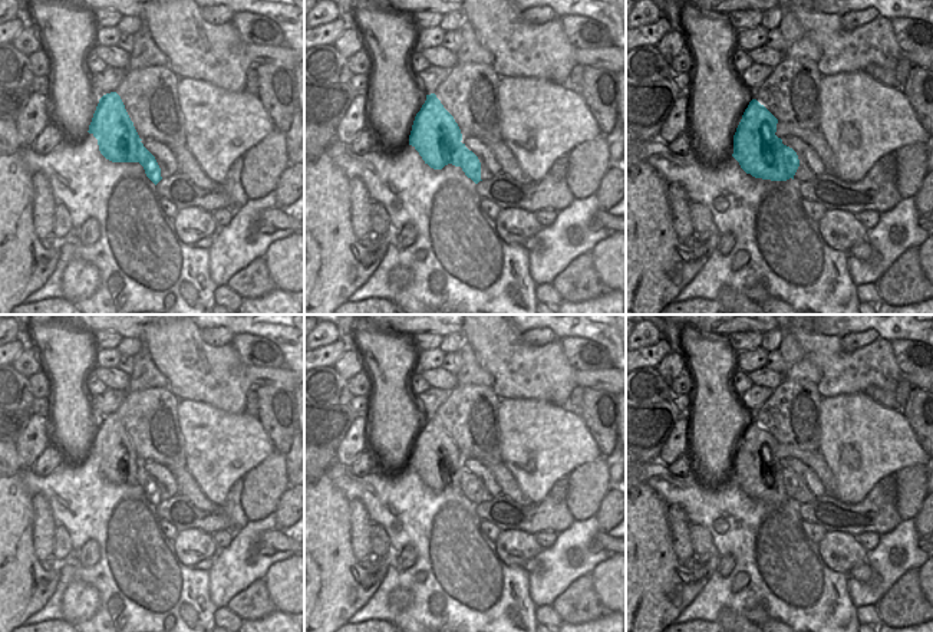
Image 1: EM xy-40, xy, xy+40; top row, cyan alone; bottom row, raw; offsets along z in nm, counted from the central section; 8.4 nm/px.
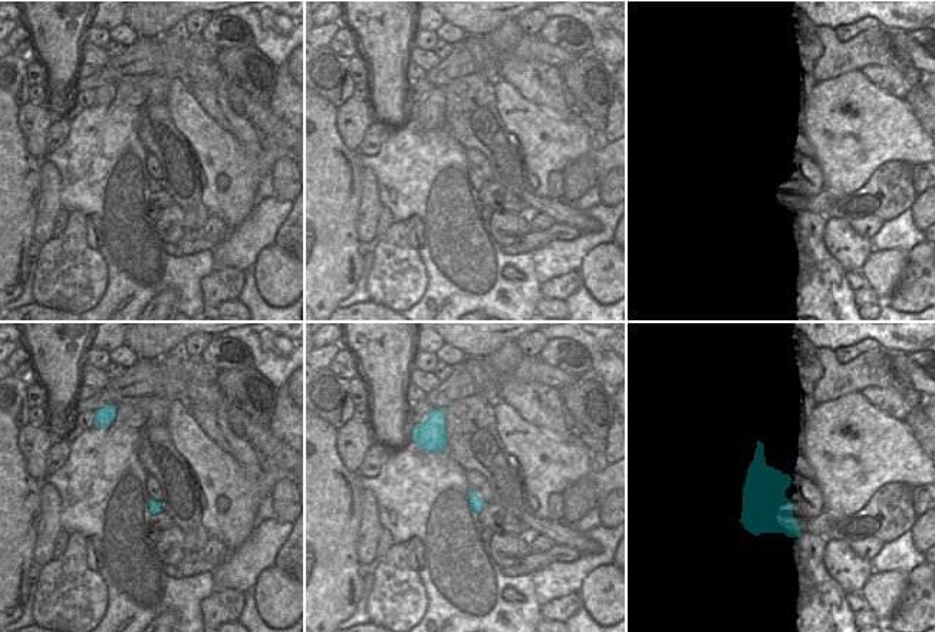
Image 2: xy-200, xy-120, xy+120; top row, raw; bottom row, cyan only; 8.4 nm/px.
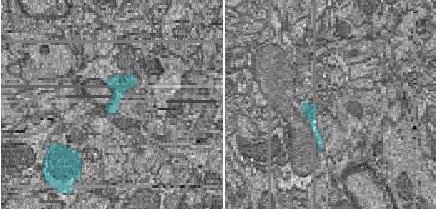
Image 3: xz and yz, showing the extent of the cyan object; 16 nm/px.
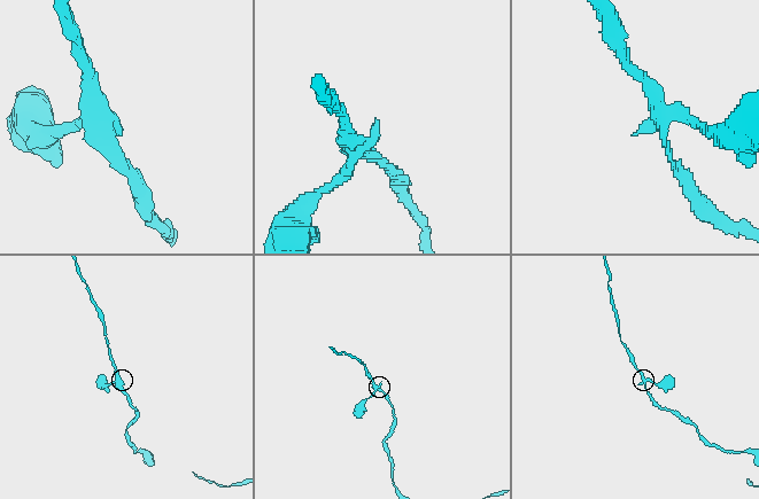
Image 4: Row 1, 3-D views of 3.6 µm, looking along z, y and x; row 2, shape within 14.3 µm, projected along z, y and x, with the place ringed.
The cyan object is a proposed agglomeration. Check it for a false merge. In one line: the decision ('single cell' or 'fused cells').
fused cells

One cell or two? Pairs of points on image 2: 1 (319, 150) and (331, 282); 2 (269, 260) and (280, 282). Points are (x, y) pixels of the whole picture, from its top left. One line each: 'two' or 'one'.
1: one
2: one

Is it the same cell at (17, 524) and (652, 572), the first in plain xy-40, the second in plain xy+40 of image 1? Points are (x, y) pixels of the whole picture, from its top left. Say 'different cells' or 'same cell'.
same cell

